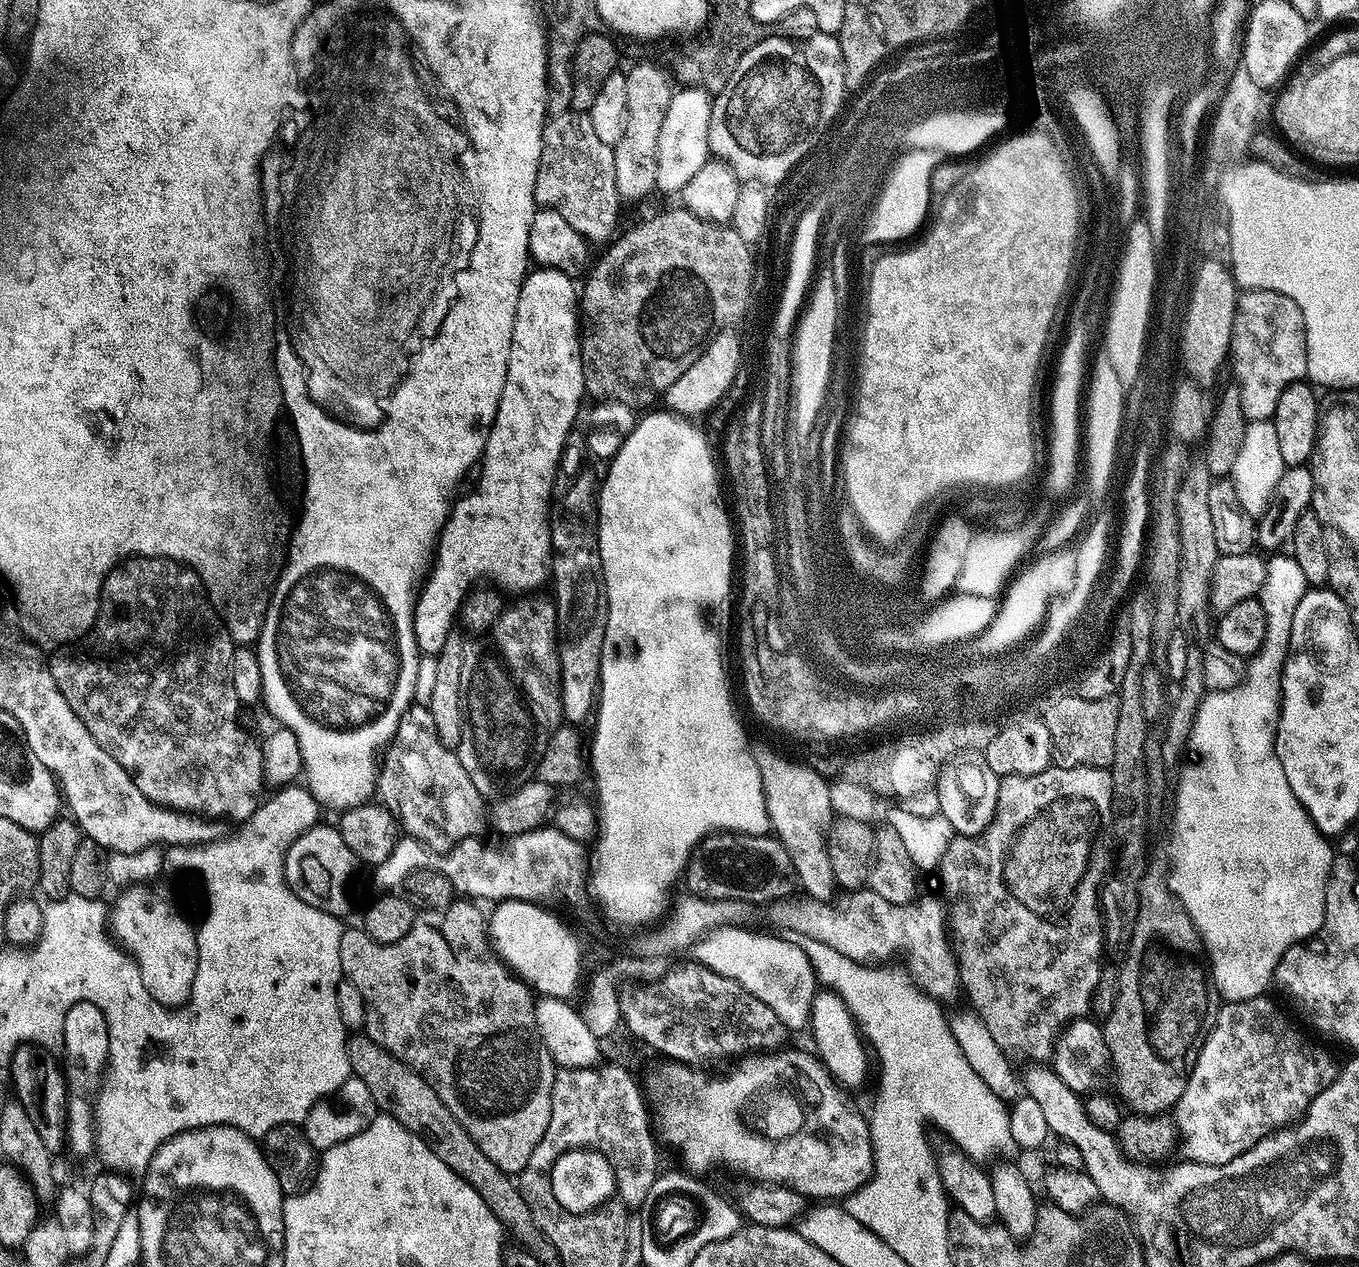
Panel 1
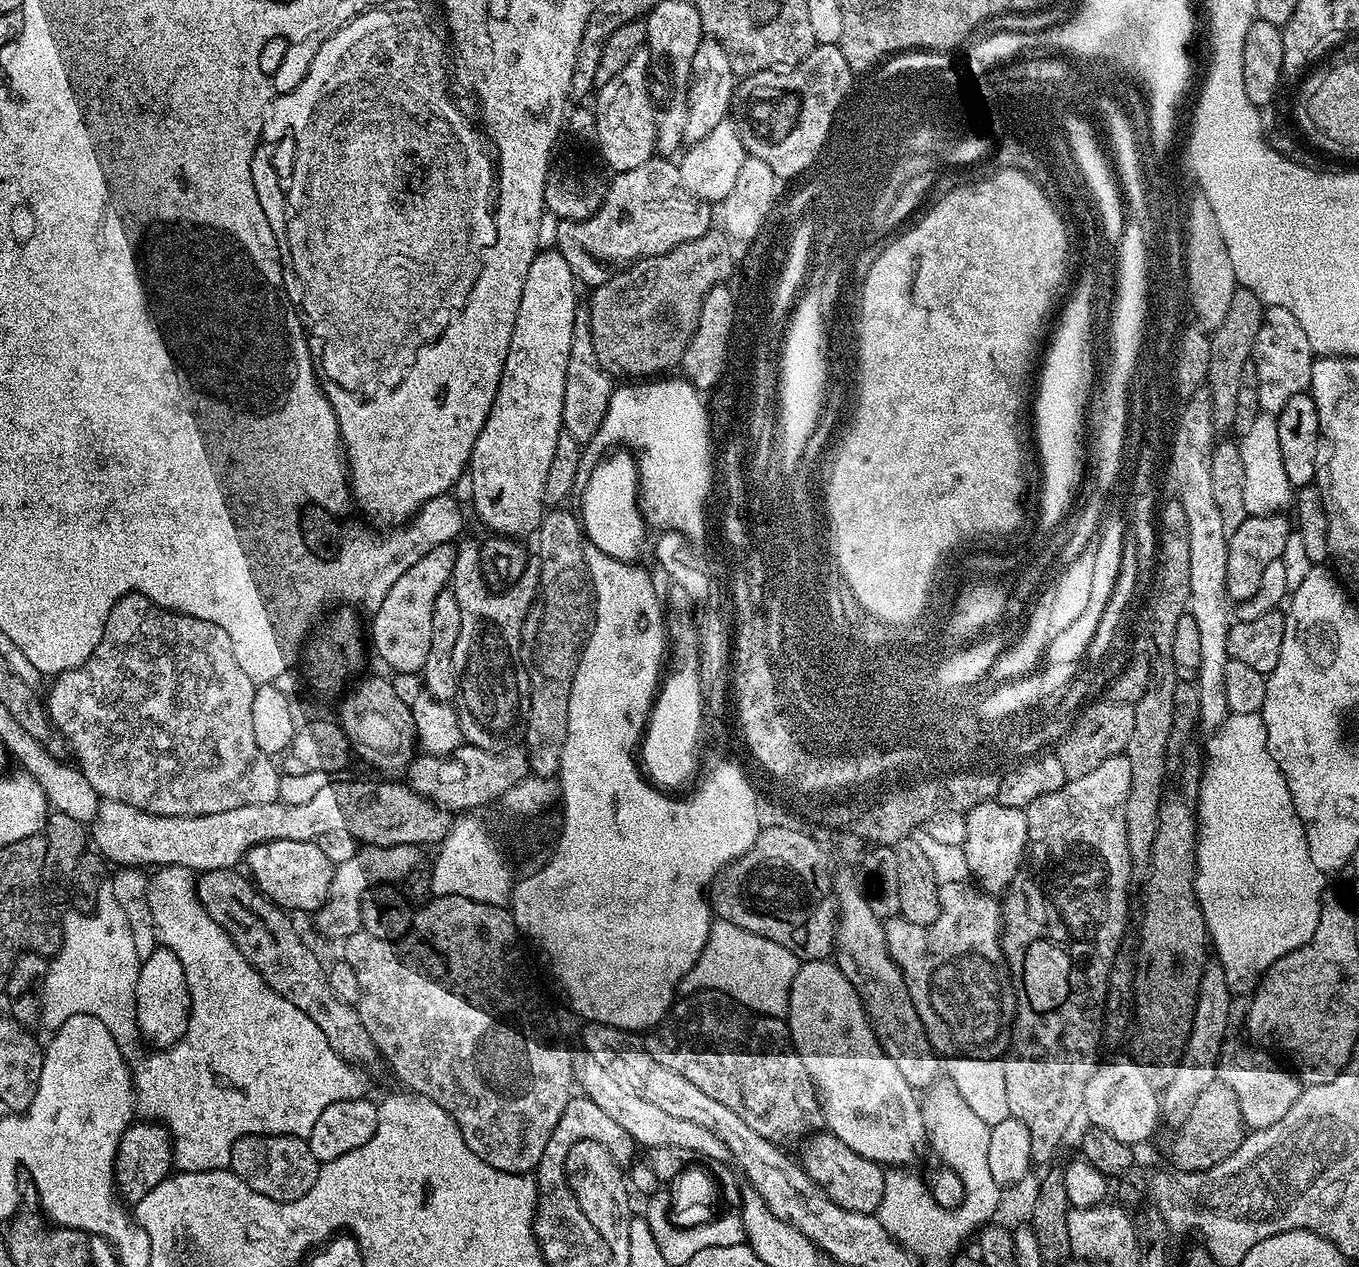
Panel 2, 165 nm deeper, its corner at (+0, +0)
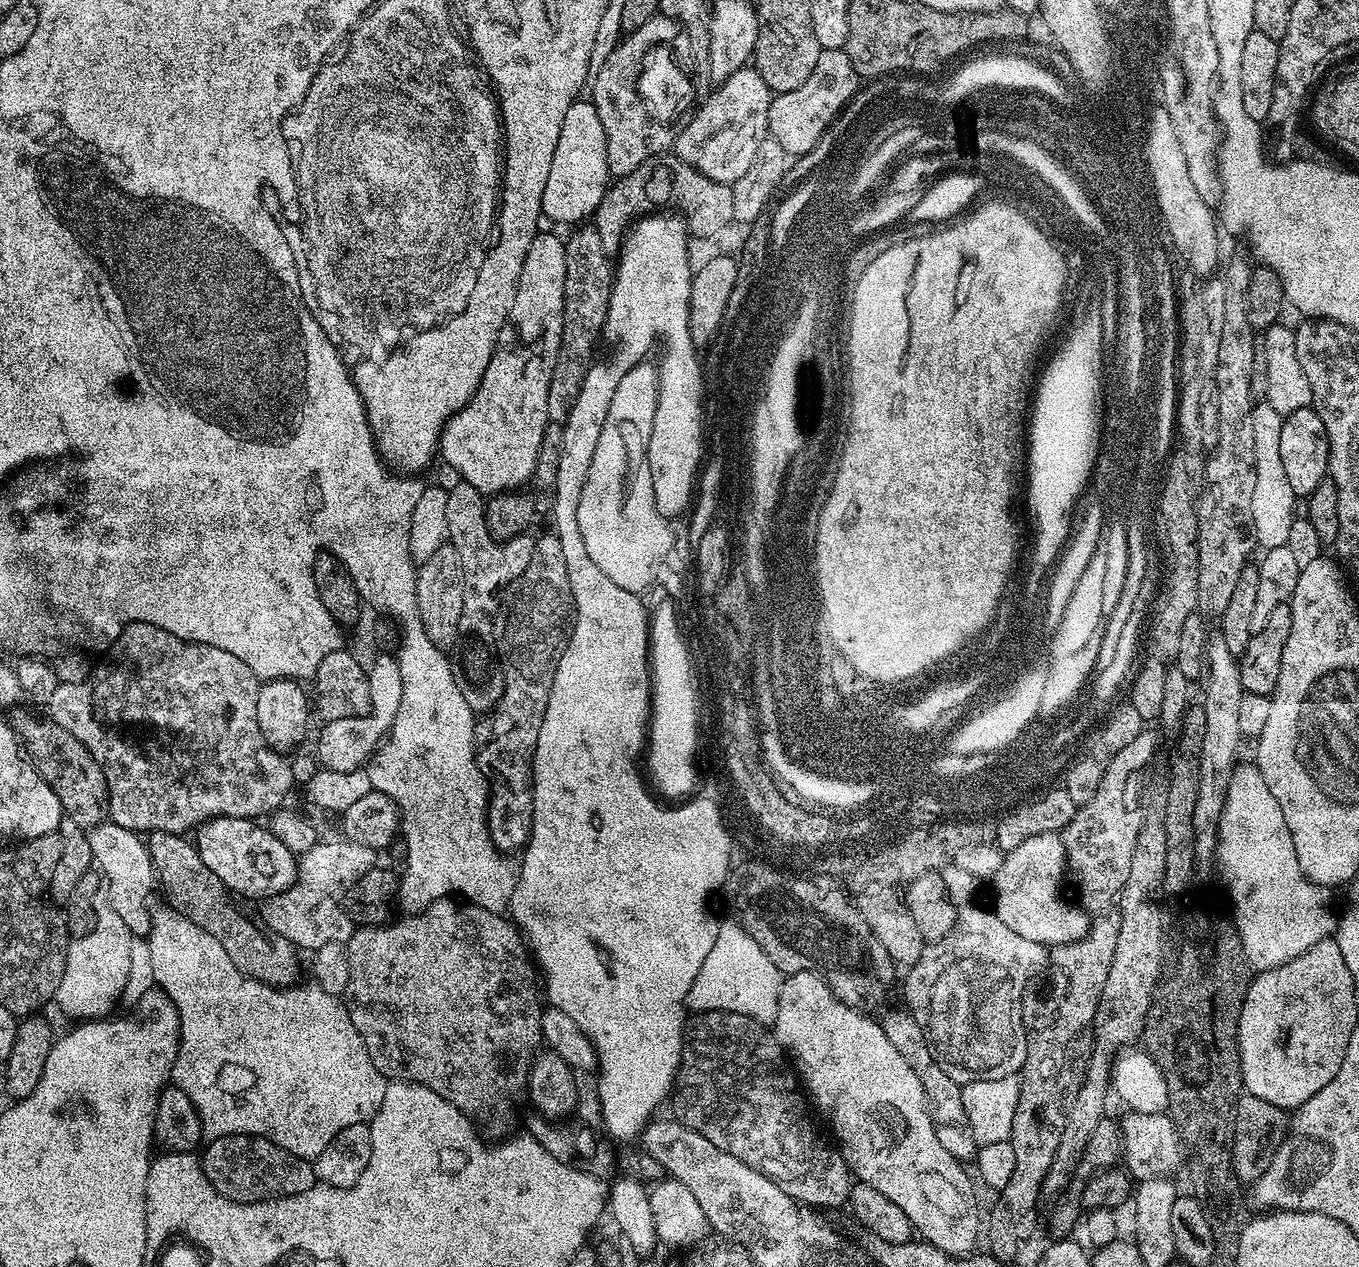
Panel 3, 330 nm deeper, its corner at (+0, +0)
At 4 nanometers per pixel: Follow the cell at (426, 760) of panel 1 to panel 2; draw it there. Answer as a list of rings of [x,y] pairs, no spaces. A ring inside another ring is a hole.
[[[372,676],[354,688],[339,701],[338,715],[339,726],[352,743],[353,753],[380,772],[403,773],[414,759],[412,744],[414,748],[416,723],[409,701],[404,701],[395,686],[380,676]]]

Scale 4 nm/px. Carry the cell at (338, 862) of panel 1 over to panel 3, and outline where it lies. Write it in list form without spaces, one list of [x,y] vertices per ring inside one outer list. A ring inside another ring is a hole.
[[[215,816],[195,829],[194,843],[202,862],[206,862],[229,892],[240,898],[249,896],[263,901],[282,894],[295,882],[298,856],[282,846],[267,827],[259,828],[256,824],[259,823],[252,818]]]

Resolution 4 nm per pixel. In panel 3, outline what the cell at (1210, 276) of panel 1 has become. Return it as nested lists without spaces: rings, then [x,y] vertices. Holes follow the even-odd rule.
[[[1154,144],[1150,146],[1150,166],[1154,172],[1154,182],[1158,188],[1158,201],[1164,210],[1166,216],[1165,228],[1167,228],[1168,237],[1171,240],[1181,261],[1185,265],[1194,267],[1201,271],[1204,277],[1209,277],[1219,267],[1220,261],[1220,235],[1219,227],[1216,223],[1215,213],[1210,212],[1211,208],[1207,201],[1203,200],[1198,192],[1194,189],[1194,182],[1187,173],[1187,167],[1184,157],[1176,156],[1176,152],[1172,154],[1170,150],[1162,148],[1162,144]]]

